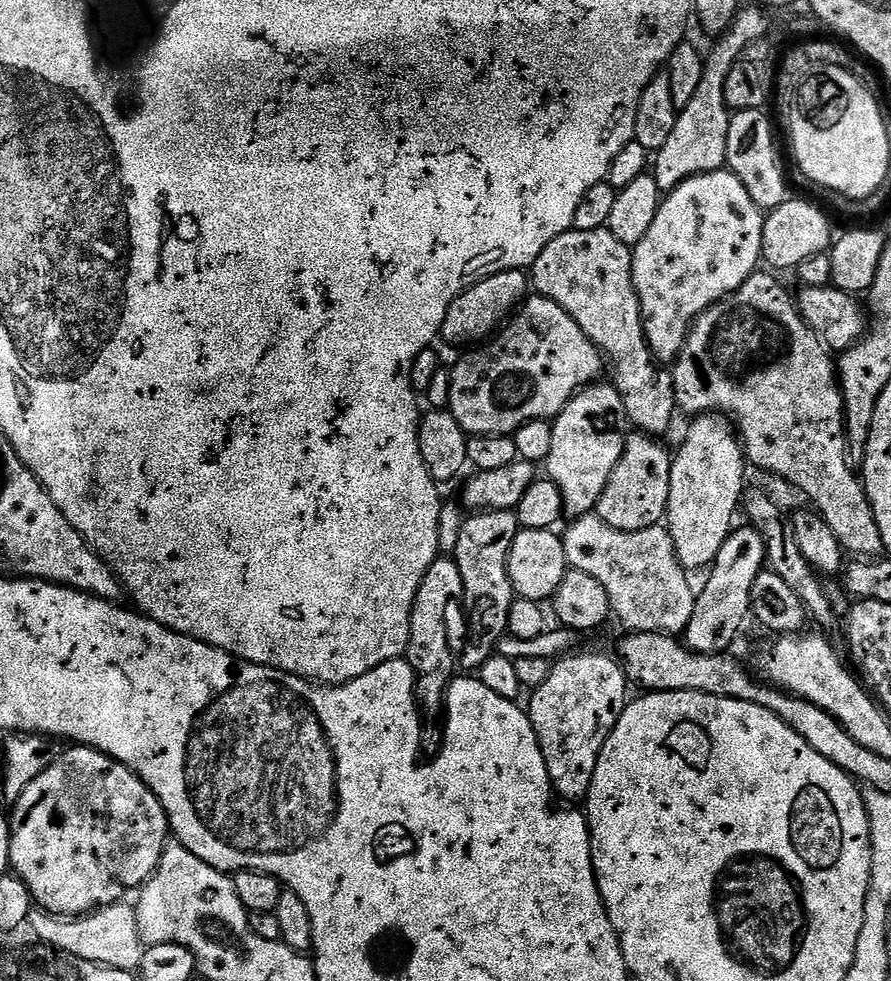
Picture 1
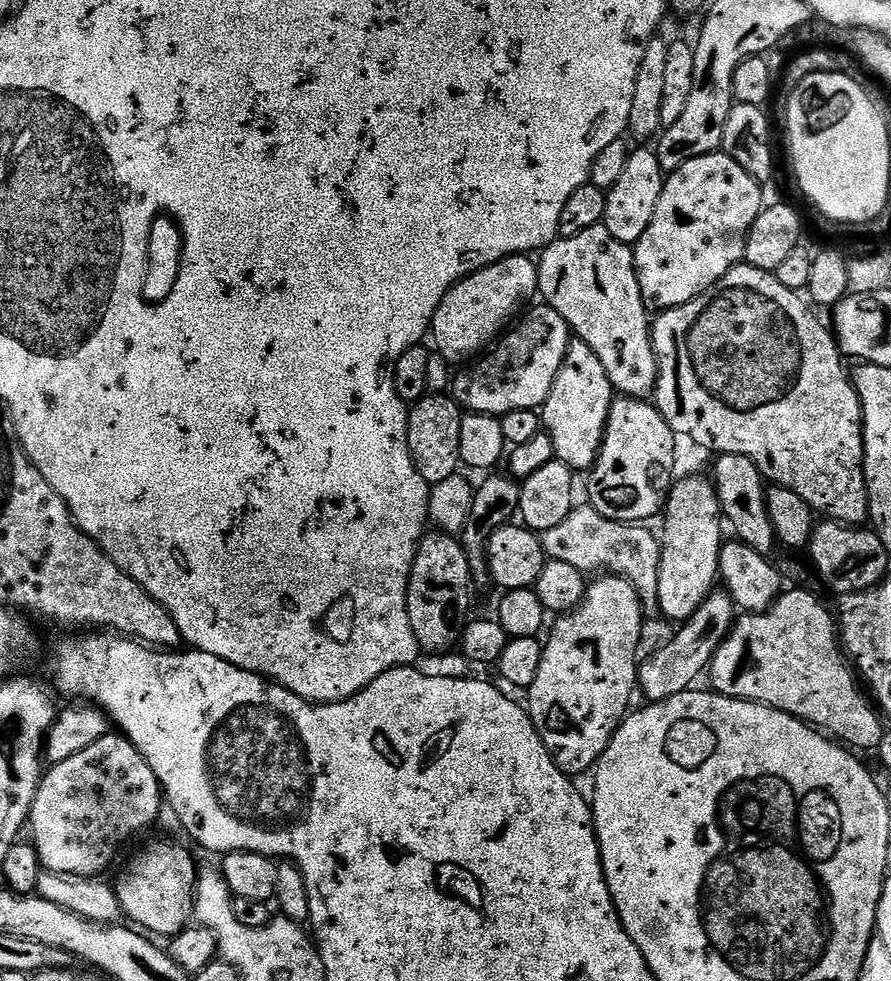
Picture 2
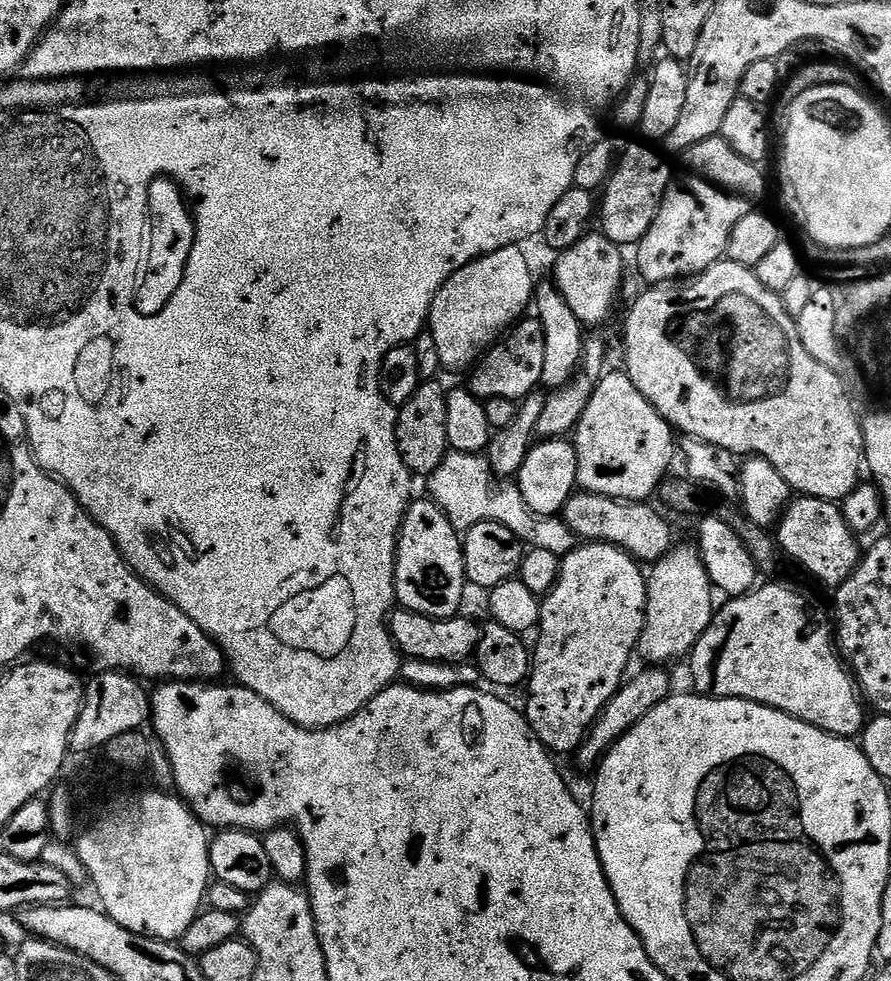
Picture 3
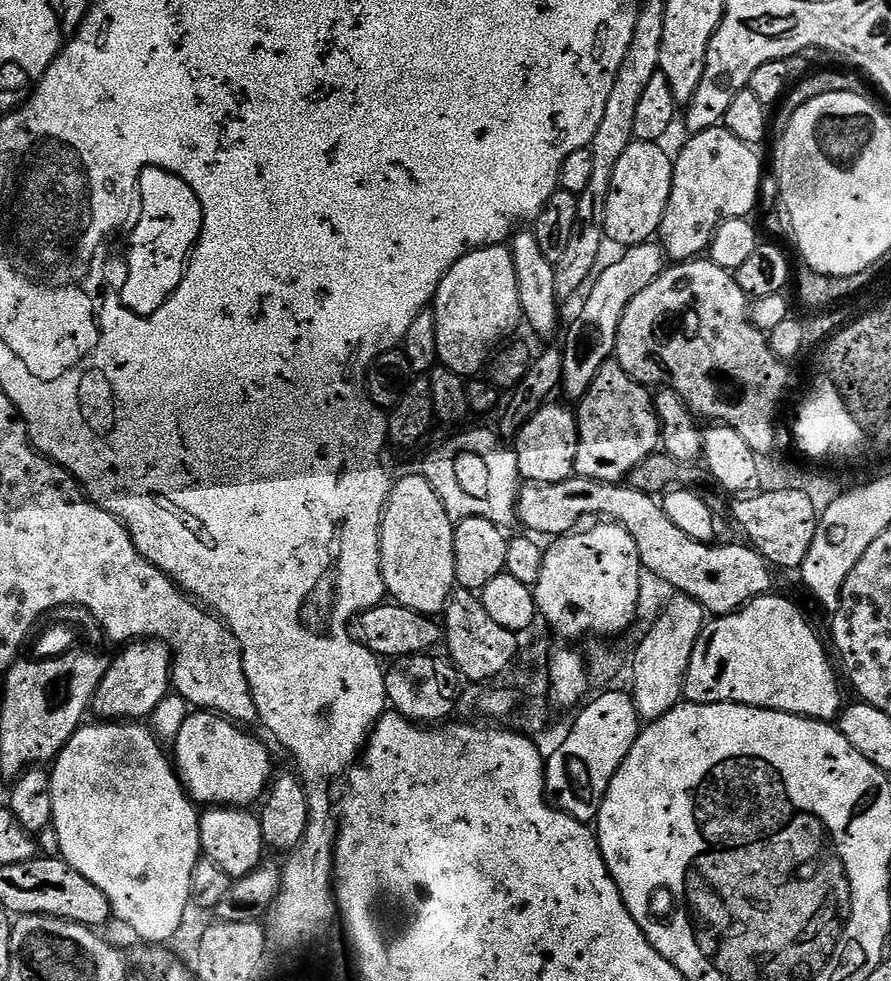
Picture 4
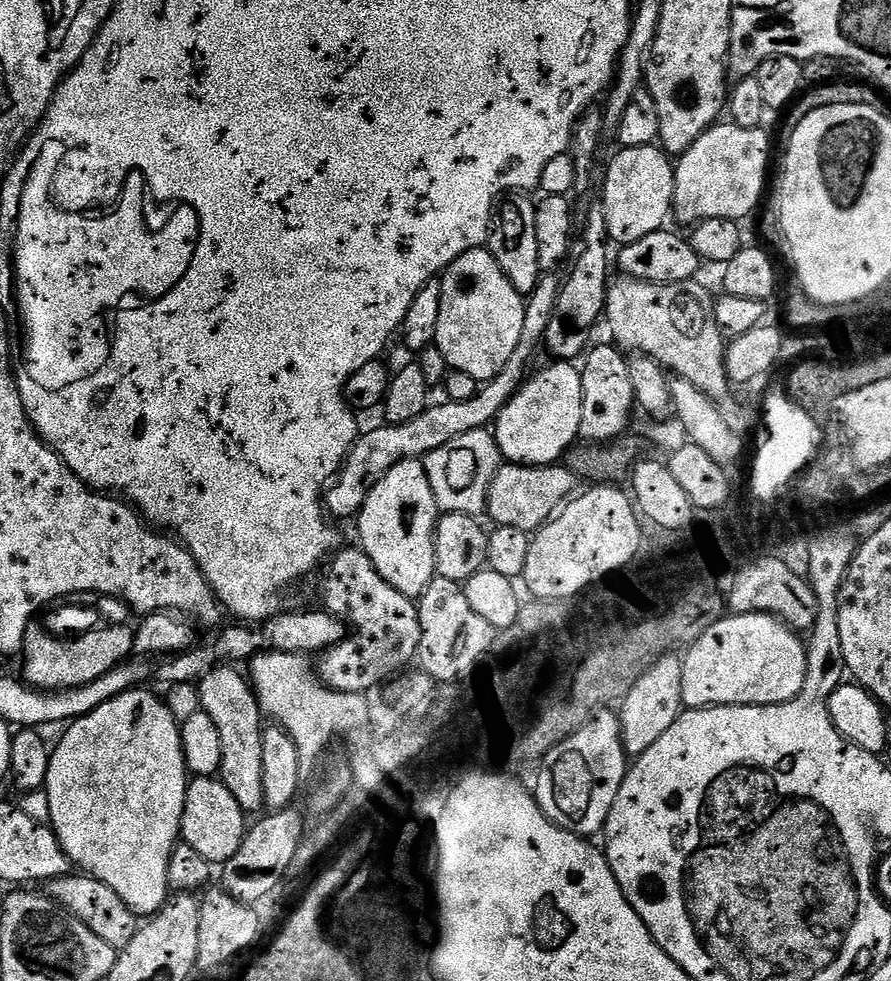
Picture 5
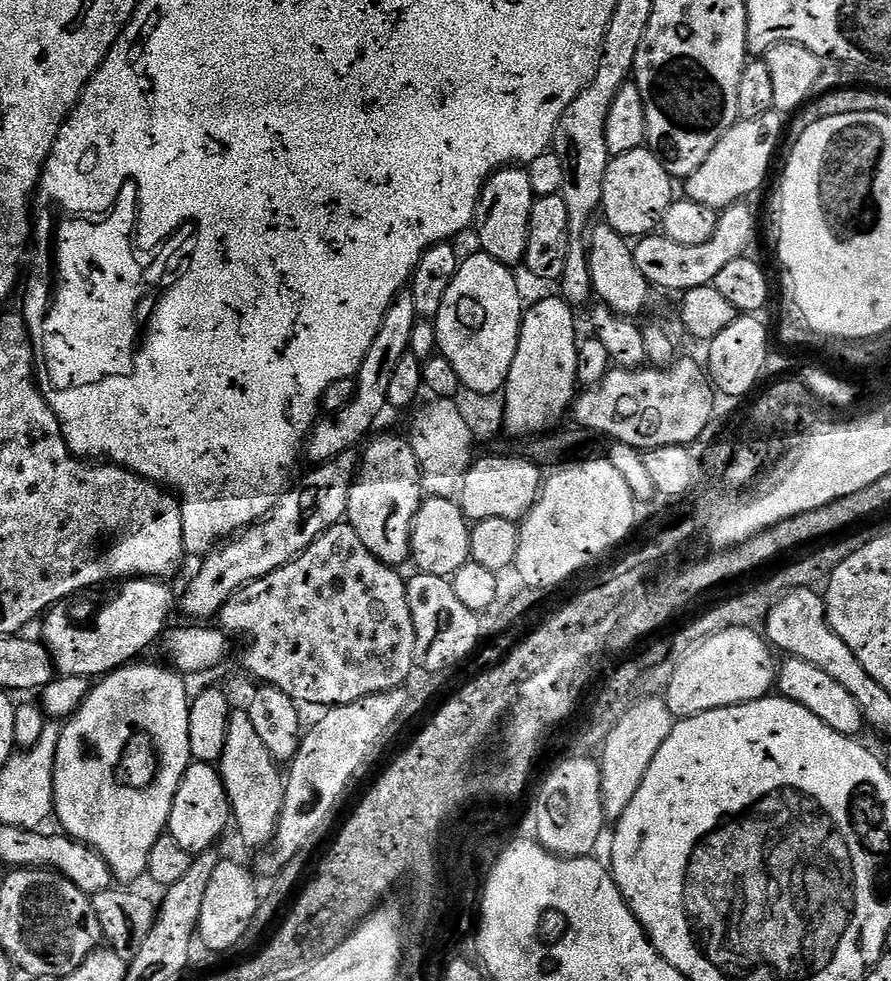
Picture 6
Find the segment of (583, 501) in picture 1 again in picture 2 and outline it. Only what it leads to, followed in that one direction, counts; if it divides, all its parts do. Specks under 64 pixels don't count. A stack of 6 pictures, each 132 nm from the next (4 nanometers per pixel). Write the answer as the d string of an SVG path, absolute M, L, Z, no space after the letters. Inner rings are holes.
M569 339L562 370L558 370L552 392L542 406L543 431L554 442L556 459L567 468L584 474L596 463L613 399L614 389L602 362L598 362L598 354L586 342Z

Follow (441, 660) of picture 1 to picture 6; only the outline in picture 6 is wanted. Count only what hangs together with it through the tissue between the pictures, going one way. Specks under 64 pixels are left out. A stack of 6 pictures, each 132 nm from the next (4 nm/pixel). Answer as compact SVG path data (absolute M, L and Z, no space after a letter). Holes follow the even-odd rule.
M400 436L372 438L364 450L364 456L362 452L358 460L358 479L350 490L346 520L374 558L400 566L412 555L412 523L426 496L420 463L405 437L404 440Z

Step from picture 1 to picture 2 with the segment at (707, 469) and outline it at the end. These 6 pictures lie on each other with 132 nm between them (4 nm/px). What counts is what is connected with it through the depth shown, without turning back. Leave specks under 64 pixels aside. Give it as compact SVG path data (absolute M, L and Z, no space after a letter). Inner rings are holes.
M707 475L704 476L688 476L681 484L680 481L673 483L672 491L668 493L668 502L662 513L664 536L662 532L656 597L660 603L659 615L664 615L668 620L677 620L676 622L683 622L692 617L694 610L698 610L698 606L702 606L705 598L717 587L720 574L720 550L722 547L720 499L716 493L715 483Z

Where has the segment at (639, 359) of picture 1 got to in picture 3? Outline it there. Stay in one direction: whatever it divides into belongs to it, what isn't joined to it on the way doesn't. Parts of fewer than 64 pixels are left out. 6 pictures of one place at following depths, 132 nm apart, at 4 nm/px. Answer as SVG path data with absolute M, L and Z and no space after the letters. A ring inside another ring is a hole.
M589 234L581 238L570 250L559 253L556 259L556 289L566 298L566 306L574 310L581 324L600 324L612 312L620 287L624 284L624 256L621 245L603 234Z

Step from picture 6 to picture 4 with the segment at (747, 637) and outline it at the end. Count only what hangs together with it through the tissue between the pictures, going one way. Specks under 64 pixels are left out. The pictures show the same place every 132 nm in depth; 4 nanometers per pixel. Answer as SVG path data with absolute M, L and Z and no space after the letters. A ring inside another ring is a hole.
M776 595L759 596L736 612L717 616L705 623L694 646L688 673L684 675L683 699L687 703L745 704L751 708L769 708L772 712L789 712L825 722L839 717L842 711L840 684L836 681L836 672L828 661L828 652L819 634L808 625L807 618L800 613L794 601Z

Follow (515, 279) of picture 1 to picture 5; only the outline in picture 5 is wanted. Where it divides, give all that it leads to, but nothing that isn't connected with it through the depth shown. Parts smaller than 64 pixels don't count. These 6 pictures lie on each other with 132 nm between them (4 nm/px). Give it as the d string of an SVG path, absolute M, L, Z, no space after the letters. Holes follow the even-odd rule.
M484 248L463 252L450 267L444 269L440 289L442 311L438 314L435 348L442 354L442 358L446 358L449 369L470 374L470 378L477 382L491 382L504 369L506 362L510 362L514 346L518 346L518 338L522 338L525 297L520 296L514 286L510 286L510 278L502 274L502 266L498 266L492 253Z

